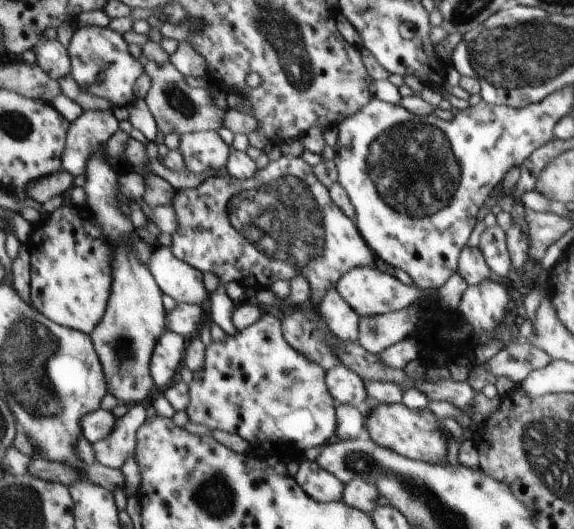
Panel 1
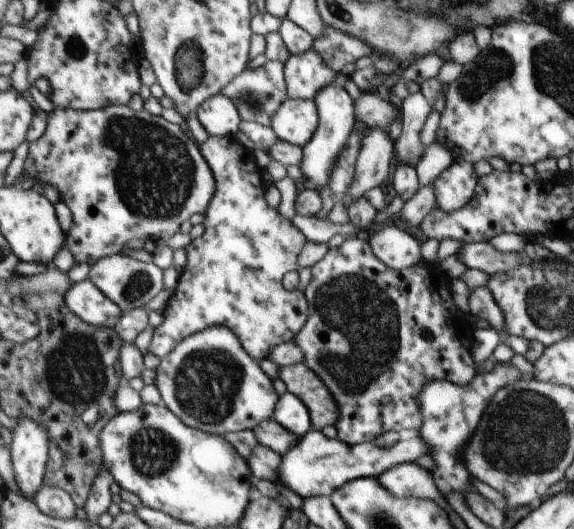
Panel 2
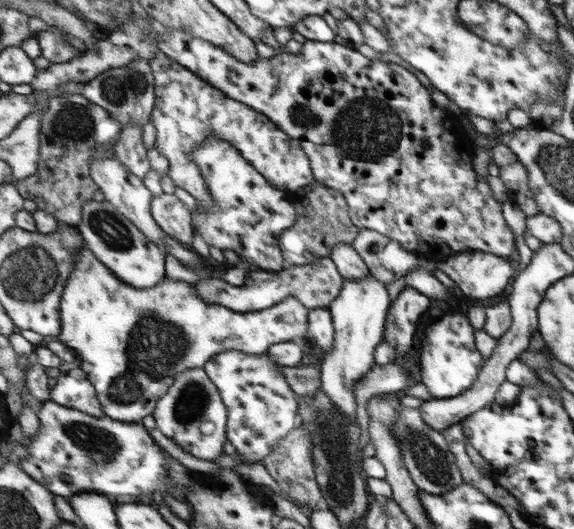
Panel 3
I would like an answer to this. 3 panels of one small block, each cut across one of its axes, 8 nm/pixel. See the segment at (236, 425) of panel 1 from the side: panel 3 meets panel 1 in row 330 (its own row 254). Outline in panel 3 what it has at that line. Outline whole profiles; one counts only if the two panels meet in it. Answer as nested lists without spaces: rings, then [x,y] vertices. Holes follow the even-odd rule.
[[[212,136],[200,150],[196,150],[196,160],[207,179],[207,185],[210,186],[211,195],[217,202],[211,211],[204,212],[199,206],[193,215],[193,223],[206,242],[221,250],[234,250],[243,254],[253,262],[256,269],[280,272],[289,267],[283,253],[282,236],[299,223],[301,213],[292,202],[289,191],[272,185],[250,160],[240,154],[238,147],[224,138]]]

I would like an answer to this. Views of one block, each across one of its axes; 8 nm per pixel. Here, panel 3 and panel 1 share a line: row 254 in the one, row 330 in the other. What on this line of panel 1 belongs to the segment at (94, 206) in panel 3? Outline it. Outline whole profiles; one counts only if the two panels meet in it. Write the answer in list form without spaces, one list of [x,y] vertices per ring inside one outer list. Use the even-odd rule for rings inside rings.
[[[102,145],[101,152],[95,152],[87,175],[86,206],[94,210],[107,237],[115,248],[115,284],[107,315],[92,335],[96,348],[103,360],[109,393],[122,405],[139,405],[153,399],[158,394],[158,386],[152,374],[152,361],[159,340],[167,334],[169,316],[164,308],[164,291],[152,269],[140,260],[133,246],[132,215],[118,201],[118,182],[120,174],[107,158],[107,146]]]

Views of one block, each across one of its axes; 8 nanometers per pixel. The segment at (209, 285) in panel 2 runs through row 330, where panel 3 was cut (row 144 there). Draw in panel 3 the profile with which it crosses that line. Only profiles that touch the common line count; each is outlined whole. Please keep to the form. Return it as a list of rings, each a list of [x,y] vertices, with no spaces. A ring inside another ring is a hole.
[[[164,52],[152,60],[152,67],[157,79],[157,105],[152,118],[157,129],[156,146],[170,159],[169,176],[177,186],[196,198],[204,212],[211,211],[217,202],[196,160],[196,150],[200,150],[212,136],[232,142],[270,182],[275,186],[285,186],[289,192],[303,189],[317,180],[304,144],[292,138],[267,114],[232,98]]]

